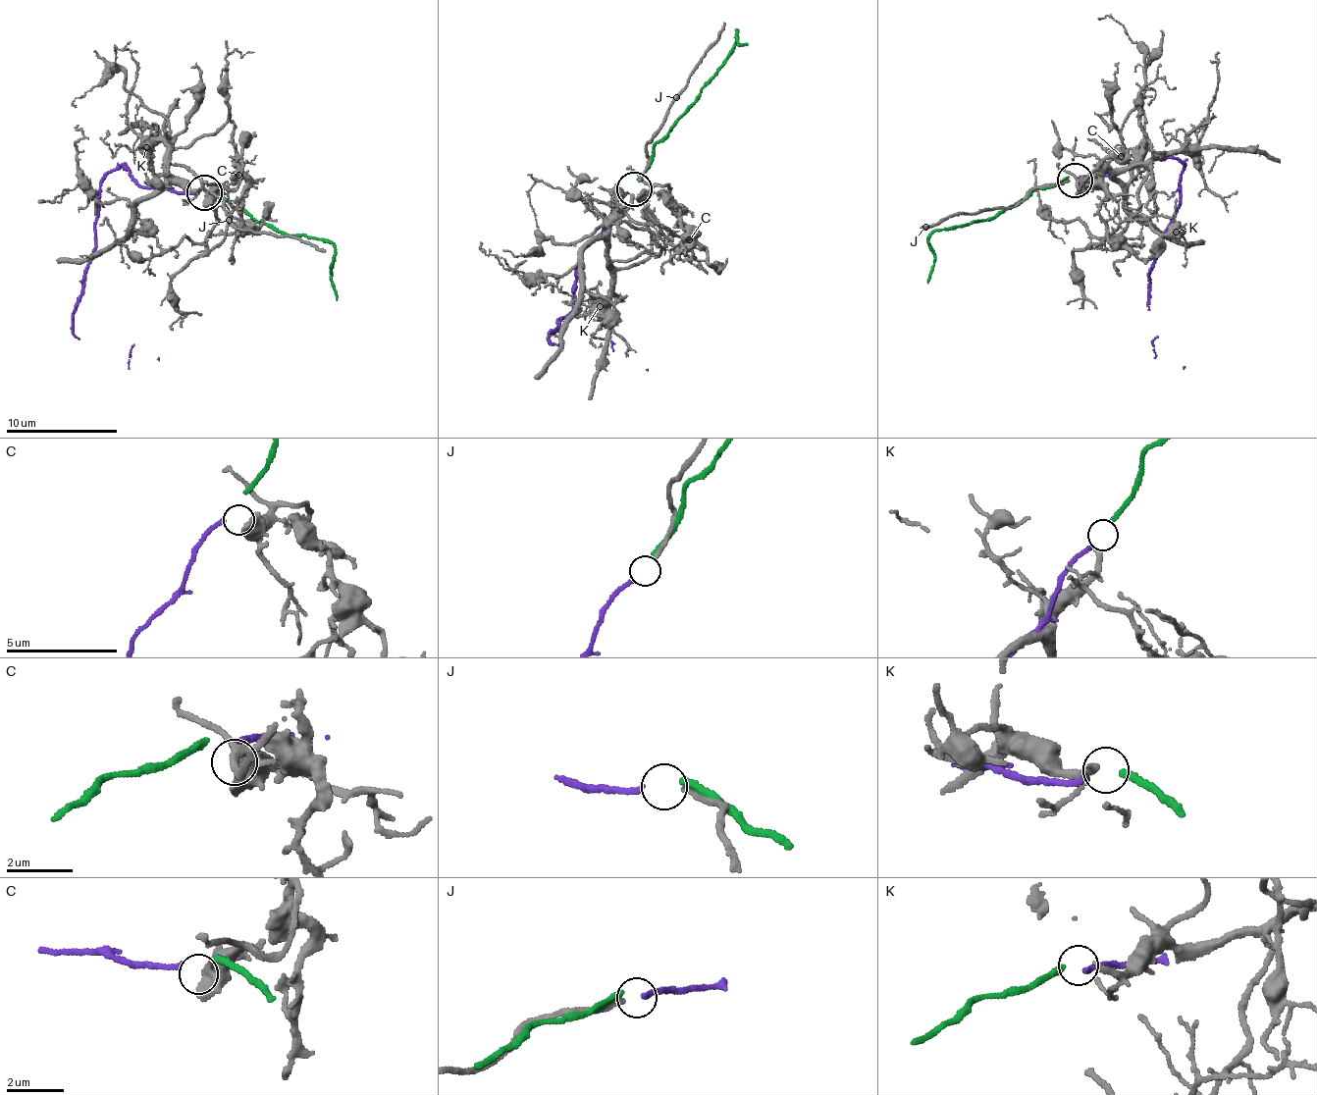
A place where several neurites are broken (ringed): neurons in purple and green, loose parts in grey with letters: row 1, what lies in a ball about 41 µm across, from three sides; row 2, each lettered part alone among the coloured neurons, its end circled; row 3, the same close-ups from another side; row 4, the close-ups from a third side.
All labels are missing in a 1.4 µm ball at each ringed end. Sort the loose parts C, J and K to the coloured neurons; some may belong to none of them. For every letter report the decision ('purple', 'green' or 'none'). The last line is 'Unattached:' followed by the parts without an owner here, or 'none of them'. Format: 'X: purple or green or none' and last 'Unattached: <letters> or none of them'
C: none
J: purple
K: green
Unattached: C

